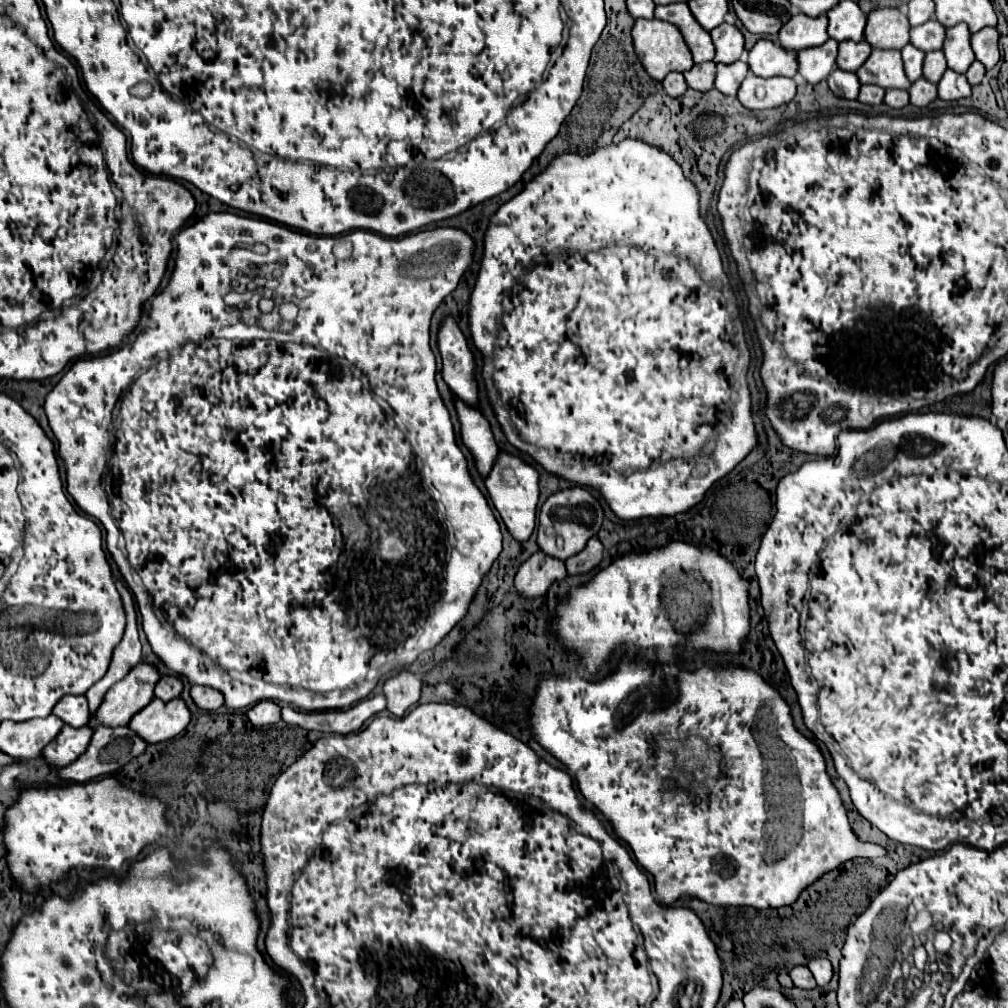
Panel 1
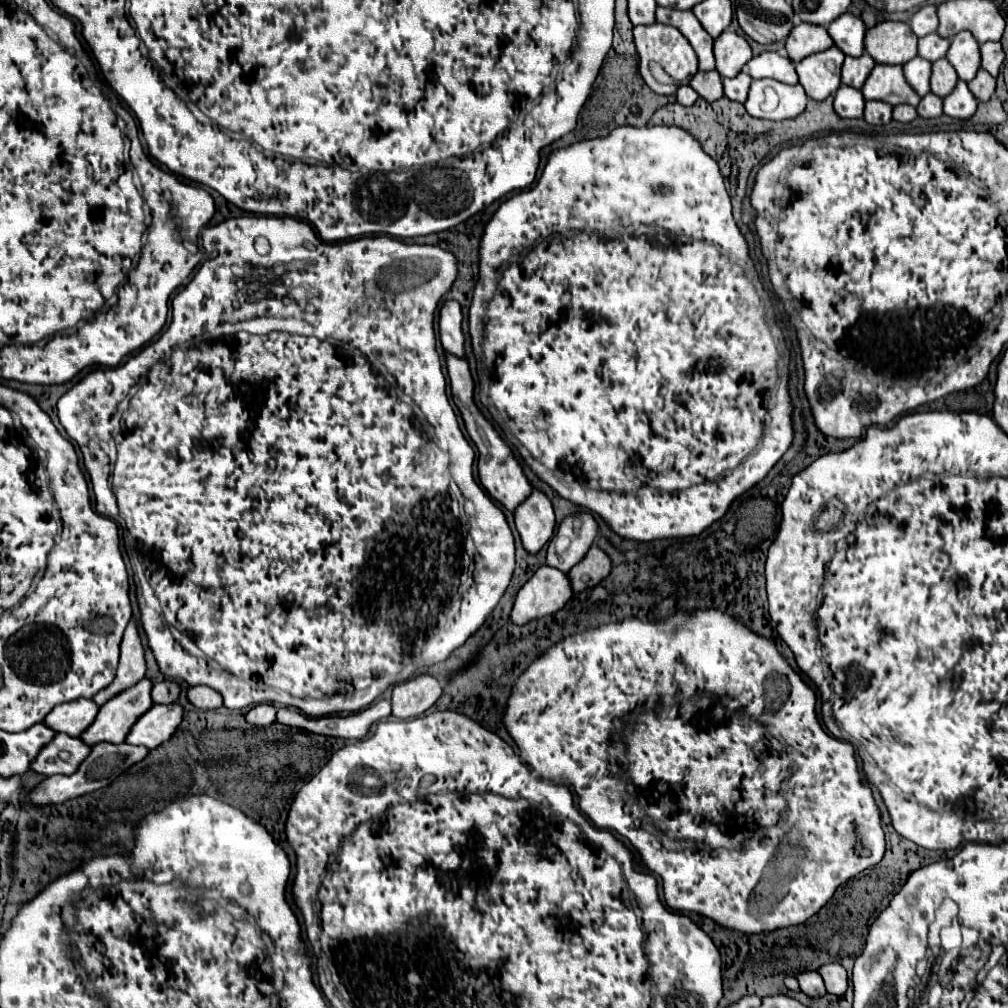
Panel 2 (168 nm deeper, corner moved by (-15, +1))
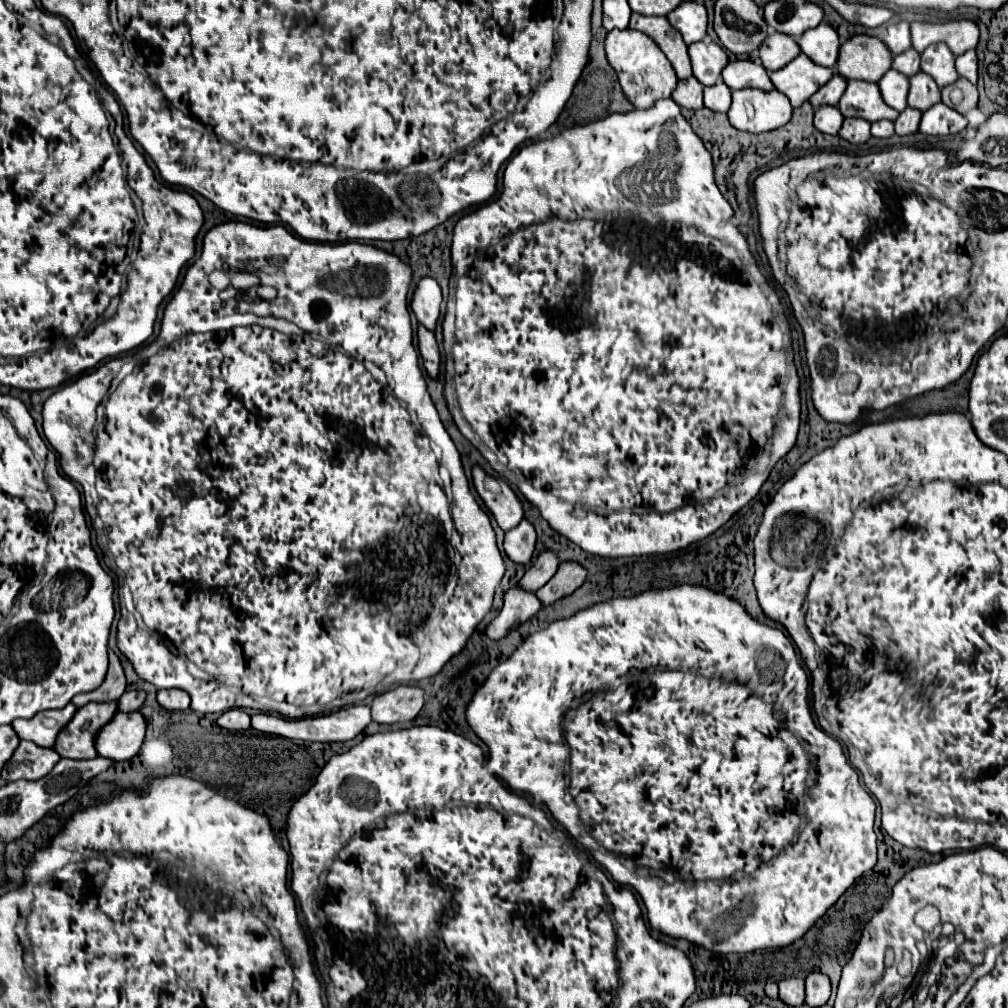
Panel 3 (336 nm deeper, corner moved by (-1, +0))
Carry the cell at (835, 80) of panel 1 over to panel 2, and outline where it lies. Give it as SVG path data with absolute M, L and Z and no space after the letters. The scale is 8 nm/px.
M840 85L834 99L834 109L840 117L862 117L864 113L864 97L860 91L848 85Z

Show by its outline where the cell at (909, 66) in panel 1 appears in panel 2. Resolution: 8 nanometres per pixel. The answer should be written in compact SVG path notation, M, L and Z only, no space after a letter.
M918 55L914 59L910 59L908 63L904 63L904 75L906 81L914 87L914 91L924 97L926 93L930 93L930 75L932 75L932 63L928 63L926 59L920 59Z

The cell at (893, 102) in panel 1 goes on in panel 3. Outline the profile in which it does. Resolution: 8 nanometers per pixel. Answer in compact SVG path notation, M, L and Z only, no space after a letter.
M888 120L874 122L872 124L872 136L874 138L890 138L890 136L894 136L894 124L888 122Z

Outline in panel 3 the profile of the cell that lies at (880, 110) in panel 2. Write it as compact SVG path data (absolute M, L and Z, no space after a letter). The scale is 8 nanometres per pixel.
M846 118L838 136L844 138L846 142L850 142L850 144L864 144L870 138L870 124L866 120Z

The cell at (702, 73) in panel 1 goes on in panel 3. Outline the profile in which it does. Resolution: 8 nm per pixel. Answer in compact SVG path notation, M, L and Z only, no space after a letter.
M692 76L686 80L680 80L676 90L672 92L672 100L688 110L698 110L702 108L702 84Z

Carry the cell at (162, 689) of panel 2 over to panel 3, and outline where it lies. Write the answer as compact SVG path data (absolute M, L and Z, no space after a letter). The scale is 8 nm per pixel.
M124 692L118 698L118 712L134 712L144 704L146 692Z

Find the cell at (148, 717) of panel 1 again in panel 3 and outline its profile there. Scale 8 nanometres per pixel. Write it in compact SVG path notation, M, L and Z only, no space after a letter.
M116 712L114 720L110 720L102 732L98 732L94 746L98 748L98 756L110 758L112 762L124 762L138 754L144 734L146 720L140 712Z

